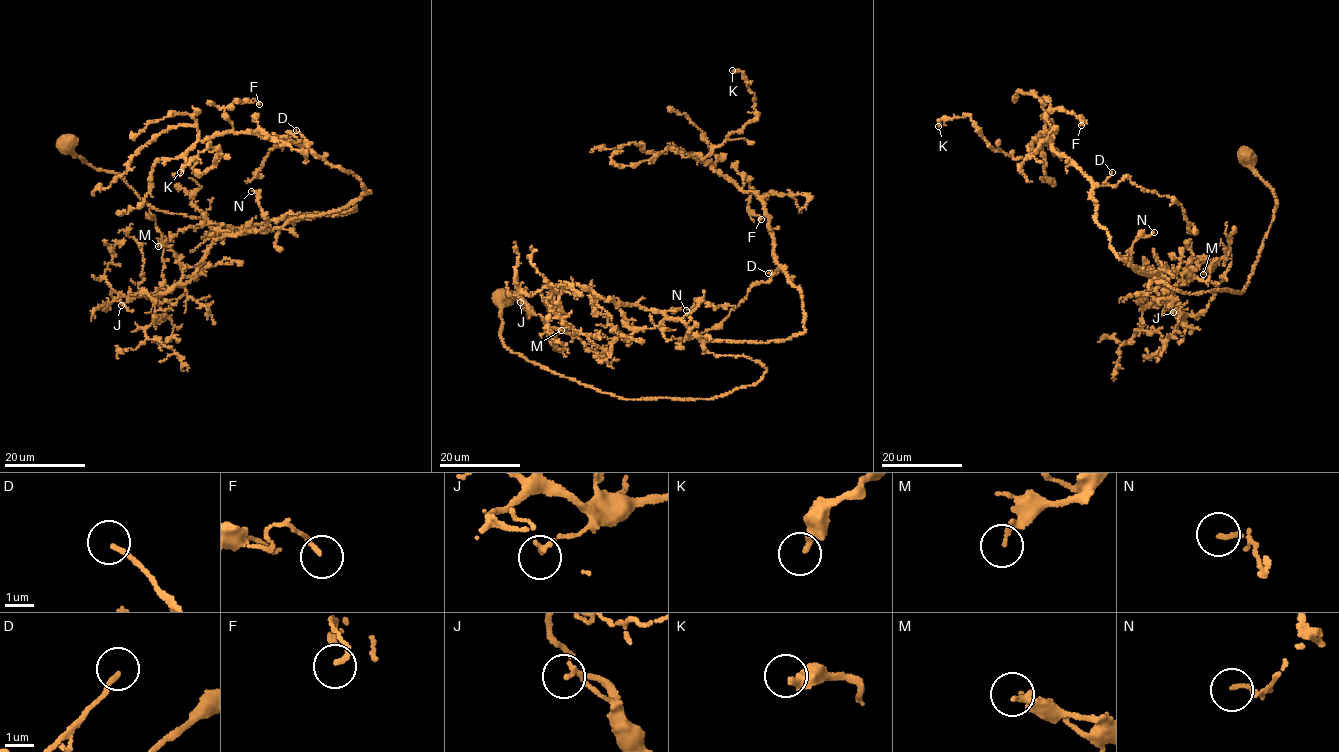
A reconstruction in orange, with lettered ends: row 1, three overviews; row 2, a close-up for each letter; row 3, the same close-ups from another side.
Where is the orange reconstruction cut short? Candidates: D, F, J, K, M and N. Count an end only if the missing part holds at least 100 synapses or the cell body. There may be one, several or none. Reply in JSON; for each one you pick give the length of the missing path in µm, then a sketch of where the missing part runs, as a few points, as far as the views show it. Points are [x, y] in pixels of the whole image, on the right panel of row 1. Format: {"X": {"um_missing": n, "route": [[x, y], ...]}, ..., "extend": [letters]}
{"extend": []}

